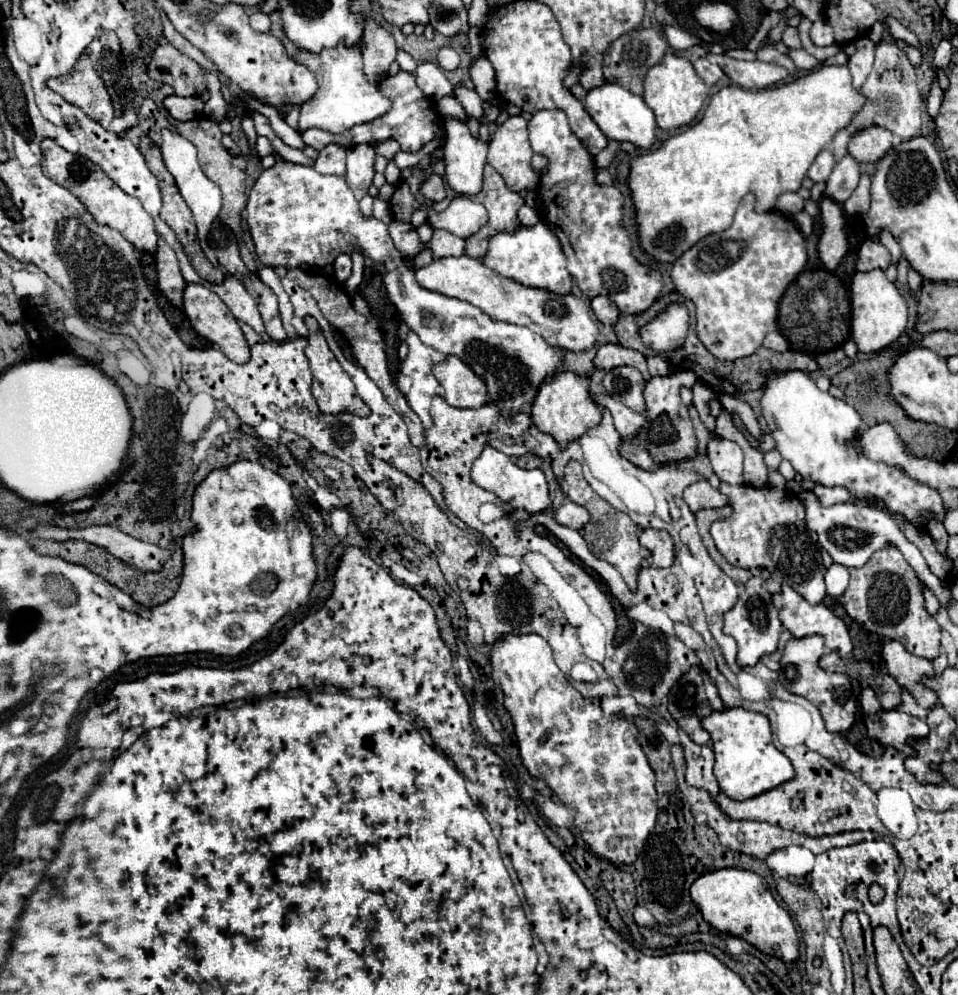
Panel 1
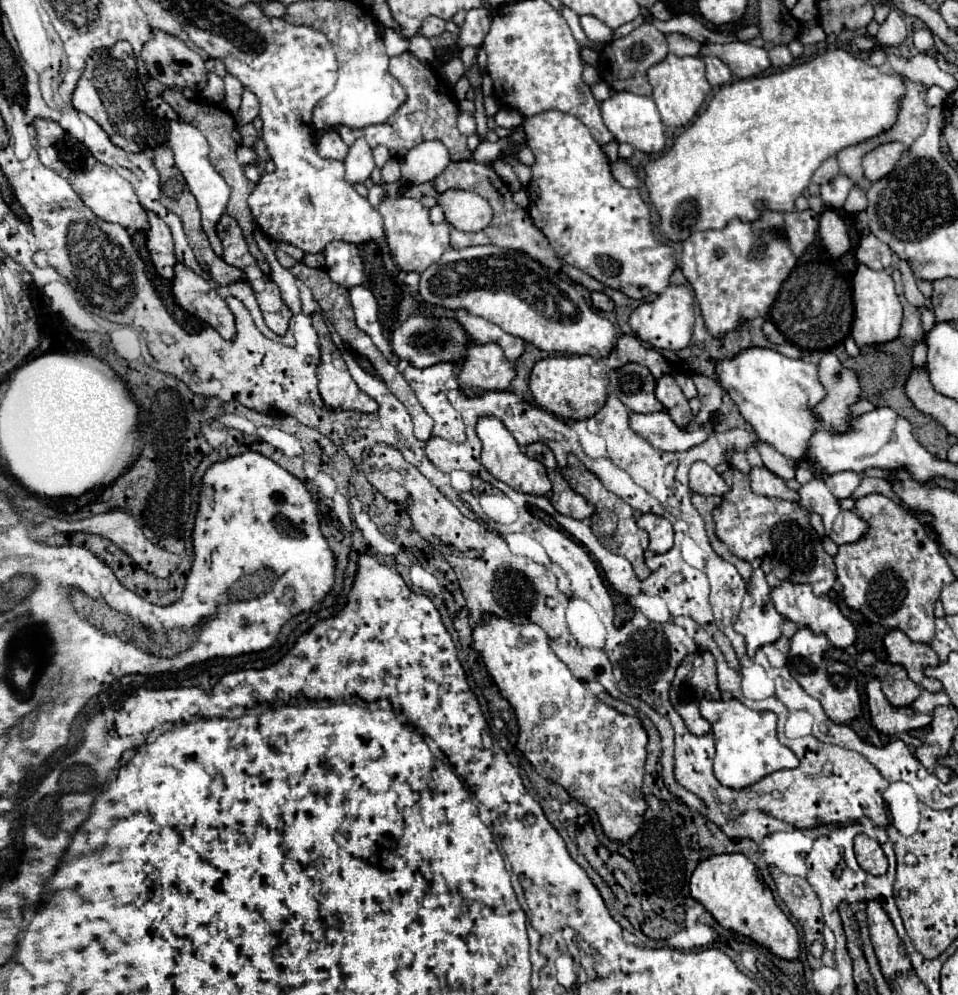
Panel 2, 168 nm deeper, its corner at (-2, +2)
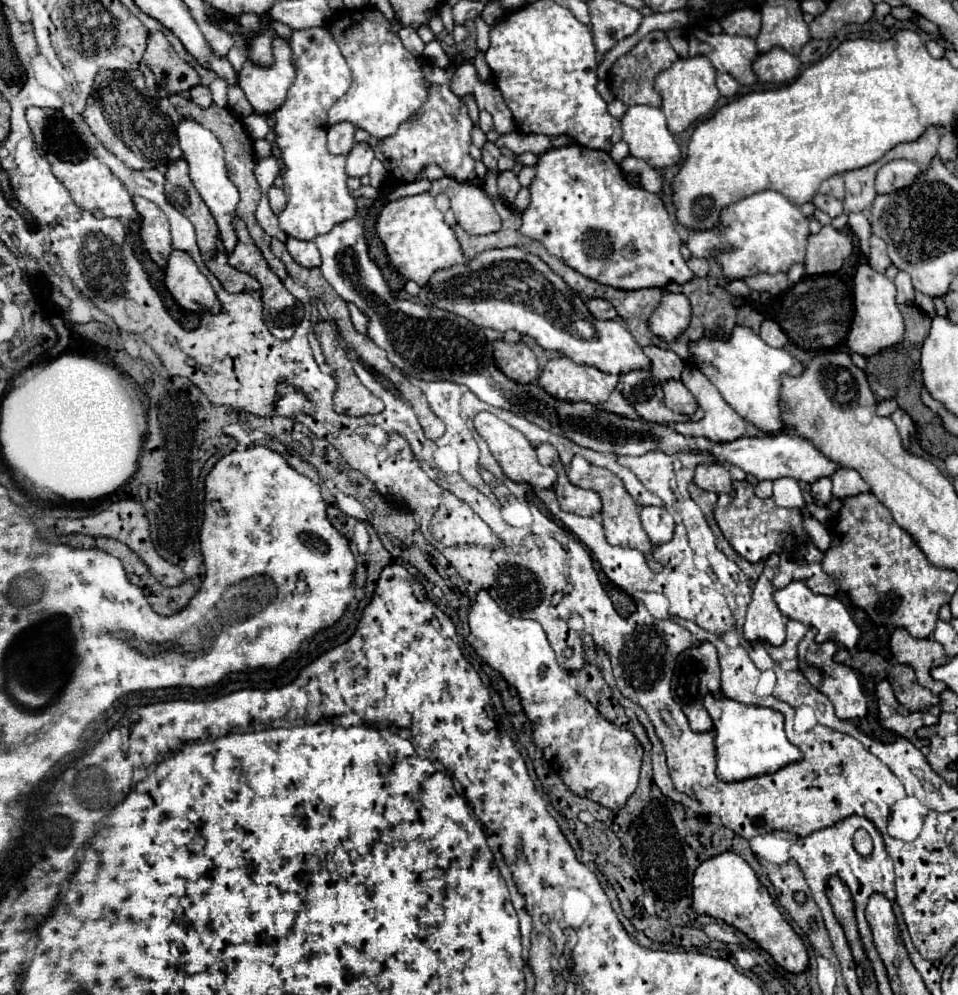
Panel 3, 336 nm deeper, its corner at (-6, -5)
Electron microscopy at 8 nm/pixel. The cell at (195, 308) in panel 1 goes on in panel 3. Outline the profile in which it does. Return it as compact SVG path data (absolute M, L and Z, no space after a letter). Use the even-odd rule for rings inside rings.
M172 250L164 270L164 284L182 308L194 312L218 312L218 298L188 252Z

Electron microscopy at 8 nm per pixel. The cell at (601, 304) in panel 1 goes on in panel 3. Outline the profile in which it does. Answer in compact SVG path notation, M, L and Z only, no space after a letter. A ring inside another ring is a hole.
M592 298L592 300L588 302L588 310L590 310L590 314L592 314L594 318L598 318L598 320L612 320L612 318L616 318L614 306L612 306L610 302L602 300L602 298Z

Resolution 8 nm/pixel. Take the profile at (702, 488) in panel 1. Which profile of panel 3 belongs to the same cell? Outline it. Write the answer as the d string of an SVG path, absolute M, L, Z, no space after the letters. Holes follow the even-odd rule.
M700 464L694 474L694 484L702 490L734 496L730 472L726 466L720 466L720 464Z

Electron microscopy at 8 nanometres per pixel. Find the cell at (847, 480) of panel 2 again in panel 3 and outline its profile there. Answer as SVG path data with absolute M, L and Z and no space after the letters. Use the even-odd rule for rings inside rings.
M838 468L832 474L832 482L834 482L834 496L836 498L846 498L846 496L856 496L862 492L868 492L870 486L862 480L862 476L856 470L848 470L848 468Z

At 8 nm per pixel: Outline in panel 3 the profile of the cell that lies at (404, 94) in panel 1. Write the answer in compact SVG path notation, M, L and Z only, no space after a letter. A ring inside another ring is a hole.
M450 64L446 68L436 68L436 66L424 66L426 78L430 80L430 96L422 104L422 108L404 124L400 124L398 132L390 138L374 138L364 130L356 132L356 142L368 142L376 158L386 166L388 172L392 172L398 180L402 182L414 182L424 166L438 164L446 176L452 176L460 182L476 178L474 174L474 160L468 152L472 140L472 122L468 116L468 108L462 102L462 98L454 96L450 90L450 78L456 72L456 66Z

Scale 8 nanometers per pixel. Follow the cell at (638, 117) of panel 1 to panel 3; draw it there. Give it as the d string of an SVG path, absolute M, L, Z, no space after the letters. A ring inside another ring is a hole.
M630 106L622 118L622 132L630 154L646 160L652 168L668 168L680 160L680 148L660 108Z

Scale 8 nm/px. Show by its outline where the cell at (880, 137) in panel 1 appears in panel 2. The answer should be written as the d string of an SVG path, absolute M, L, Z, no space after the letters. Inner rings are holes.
M892 141L892 143L884 143L884 145L872 149L870 153L866 153L862 157L862 167L864 167L866 179L878 181L886 173L890 173L890 169L894 169L902 151L904 151L904 145L900 141Z

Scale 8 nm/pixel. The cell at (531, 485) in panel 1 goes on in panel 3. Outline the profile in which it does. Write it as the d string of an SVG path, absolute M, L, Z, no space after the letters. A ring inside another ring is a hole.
M480 412L474 418L474 428L476 432L486 440L492 456L496 458L496 462L502 466L504 474L514 480L514 482L528 482L532 486L540 486L540 488L552 488L552 484L556 482L556 470L552 466L542 466L536 458L536 448L534 444L516 428L512 428L510 424L506 424L504 420L500 420L498 416L490 414L490 412Z

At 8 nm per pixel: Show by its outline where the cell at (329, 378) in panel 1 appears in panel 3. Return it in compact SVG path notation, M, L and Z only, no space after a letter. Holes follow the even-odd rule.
M322 320L314 326L314 332L318 342L322 344L328 366L334 370L334 380L338 382L338 388L334 394L336 412L342 412L348 416L366 416L366 414L382 412L384 402L376 398L354 374L344 348L338 344L334 326Z

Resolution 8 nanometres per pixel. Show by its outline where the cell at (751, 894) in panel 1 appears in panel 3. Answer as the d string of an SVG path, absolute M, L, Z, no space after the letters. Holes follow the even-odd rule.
M722 852L714 858L702 862L694 872L694 910L696 914L706 914L744 932L750 940L758 942L784 970L800 974L808 968L808 952L800 936L784 920L776 908L768 890L758 882L754 870L746 860L734 852Z

